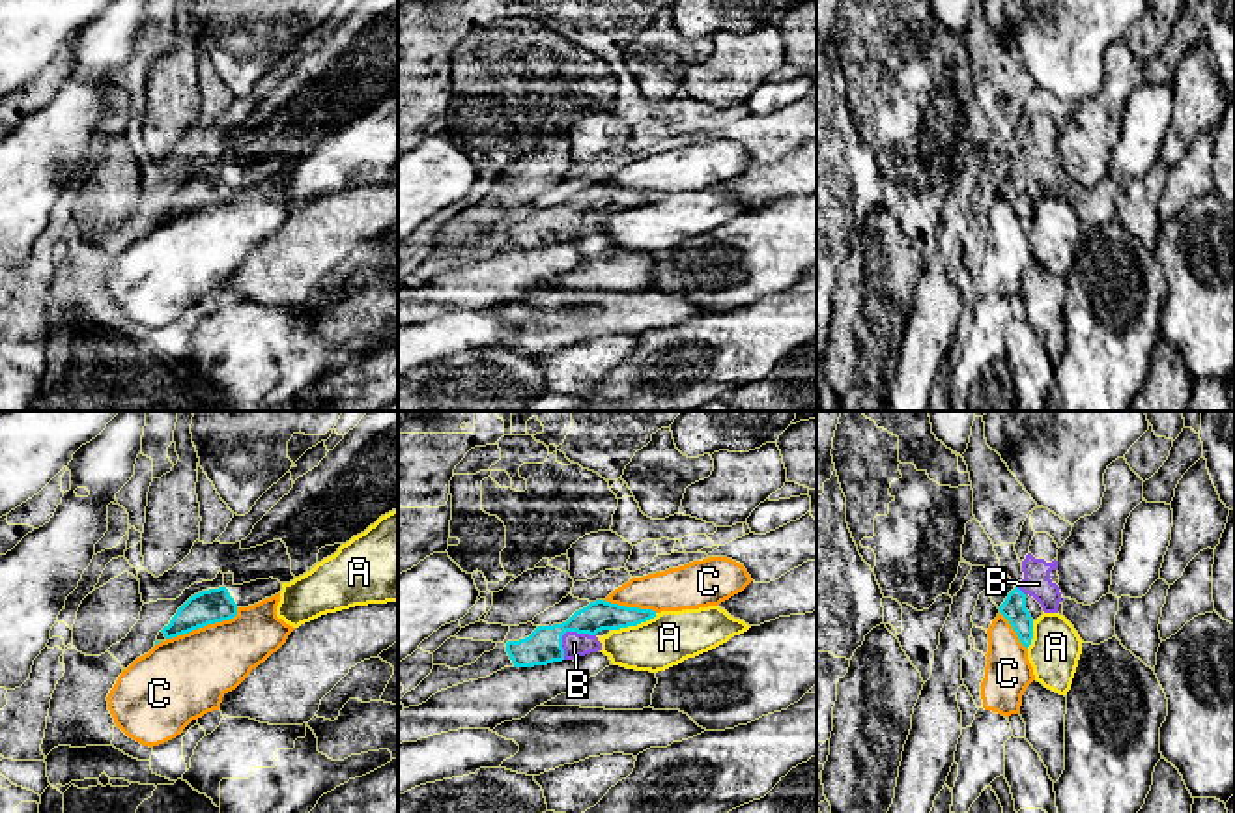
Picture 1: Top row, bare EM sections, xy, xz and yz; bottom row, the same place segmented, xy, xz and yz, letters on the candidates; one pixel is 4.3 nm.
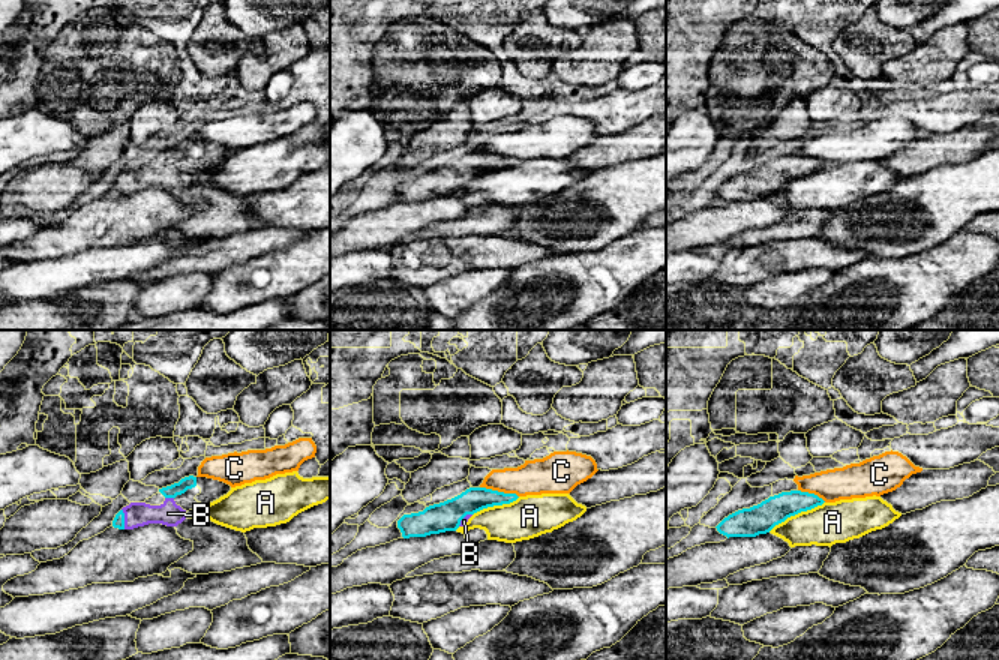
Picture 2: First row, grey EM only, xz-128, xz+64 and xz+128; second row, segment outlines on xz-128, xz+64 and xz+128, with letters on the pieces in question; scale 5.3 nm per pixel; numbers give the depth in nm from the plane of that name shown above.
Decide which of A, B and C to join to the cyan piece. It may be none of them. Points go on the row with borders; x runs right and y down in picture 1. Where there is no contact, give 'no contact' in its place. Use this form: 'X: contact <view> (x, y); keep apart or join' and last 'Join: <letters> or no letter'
A: contact xz (634, 625); keep apart
B: contact xz (567, 630); join
C: contact xy (204, 625); keep apart
Join: B

